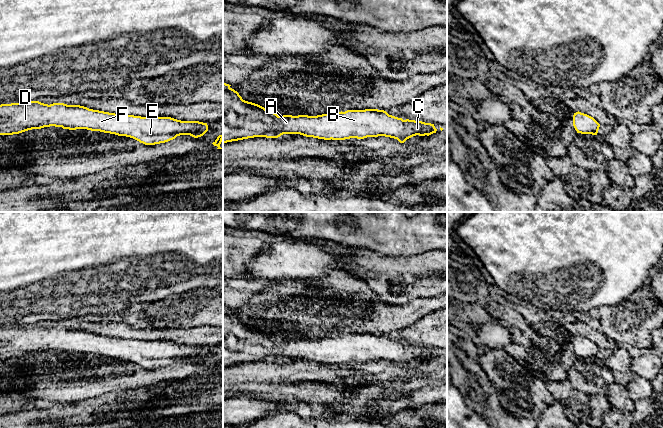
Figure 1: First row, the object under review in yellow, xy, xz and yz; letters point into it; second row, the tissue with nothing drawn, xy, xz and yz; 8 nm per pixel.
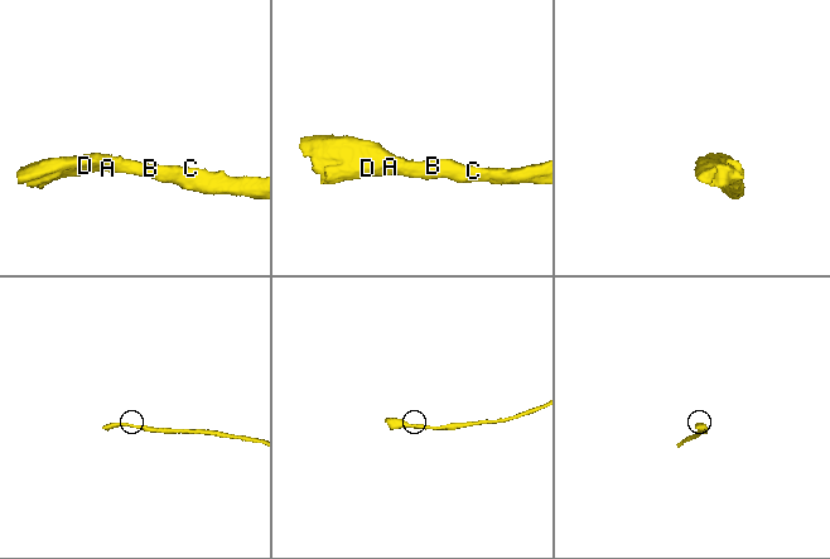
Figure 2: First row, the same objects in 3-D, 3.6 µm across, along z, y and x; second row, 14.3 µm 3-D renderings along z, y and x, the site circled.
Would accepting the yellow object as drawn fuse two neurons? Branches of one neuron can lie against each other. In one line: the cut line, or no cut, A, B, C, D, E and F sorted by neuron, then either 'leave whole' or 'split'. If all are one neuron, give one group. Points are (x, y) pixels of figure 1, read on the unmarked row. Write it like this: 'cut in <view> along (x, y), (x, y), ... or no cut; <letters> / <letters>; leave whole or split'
no cut; A B C D E F; leave whole

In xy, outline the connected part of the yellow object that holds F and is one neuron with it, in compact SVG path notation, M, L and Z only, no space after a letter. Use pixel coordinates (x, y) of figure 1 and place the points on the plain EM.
M39 325L0 329L0 359L19 358L50 350L126 360L145 369L165 367L180 359L198 362L208 355L207 347L199 345L120 339L80 329L48 329Z

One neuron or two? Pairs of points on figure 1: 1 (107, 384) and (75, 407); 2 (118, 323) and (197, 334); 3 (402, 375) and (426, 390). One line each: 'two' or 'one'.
1: two
2: one
3: two

